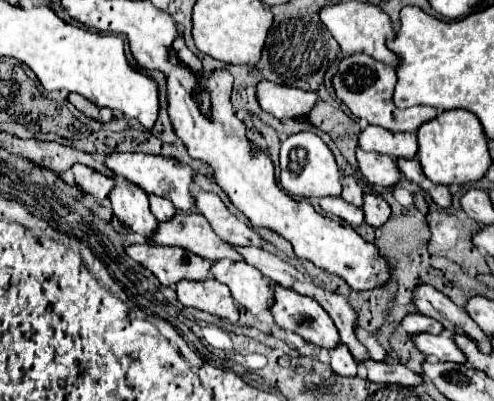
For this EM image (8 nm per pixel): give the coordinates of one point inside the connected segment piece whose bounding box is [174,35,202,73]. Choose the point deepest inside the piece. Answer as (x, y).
(186, 56)

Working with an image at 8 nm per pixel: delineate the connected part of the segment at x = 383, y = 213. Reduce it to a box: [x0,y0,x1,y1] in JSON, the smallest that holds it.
[362,195,390,227]

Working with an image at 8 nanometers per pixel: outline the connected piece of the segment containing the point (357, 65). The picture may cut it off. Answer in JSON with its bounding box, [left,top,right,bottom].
[332,53,438,133]

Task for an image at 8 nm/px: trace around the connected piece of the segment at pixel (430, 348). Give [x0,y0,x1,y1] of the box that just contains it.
[410,333,466,363]

